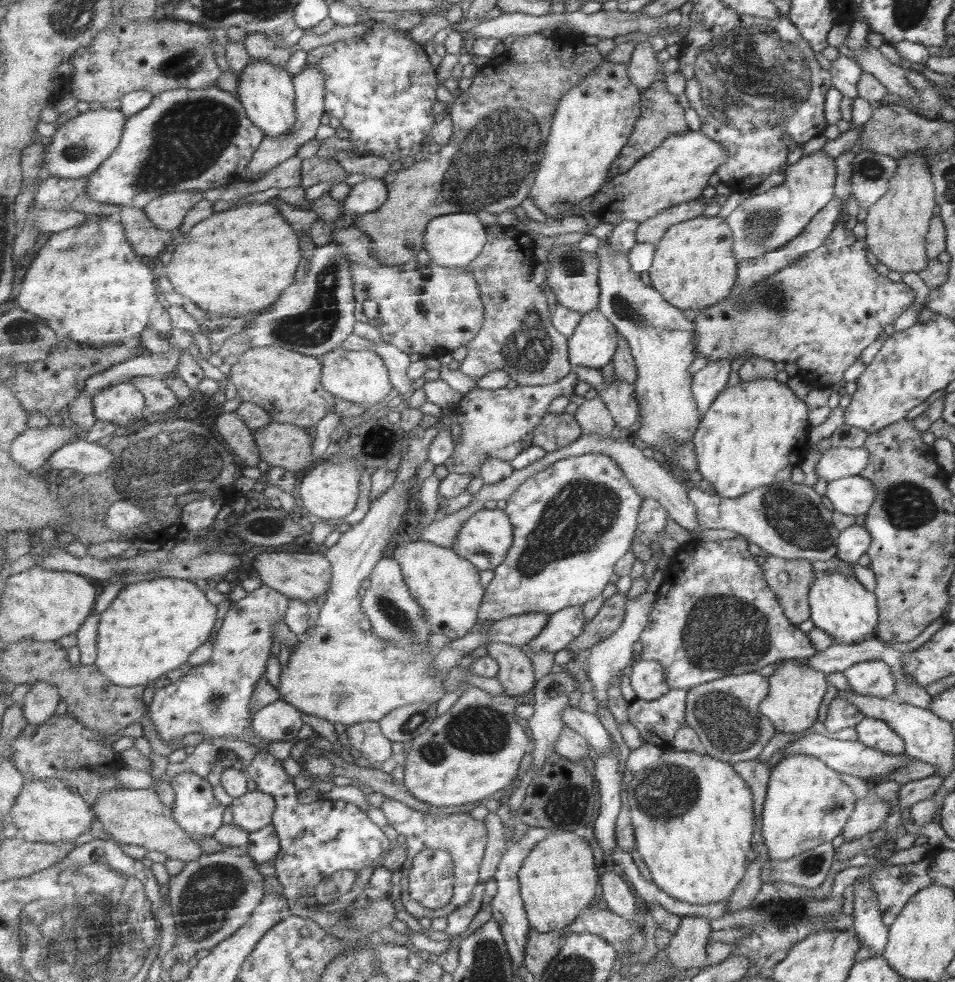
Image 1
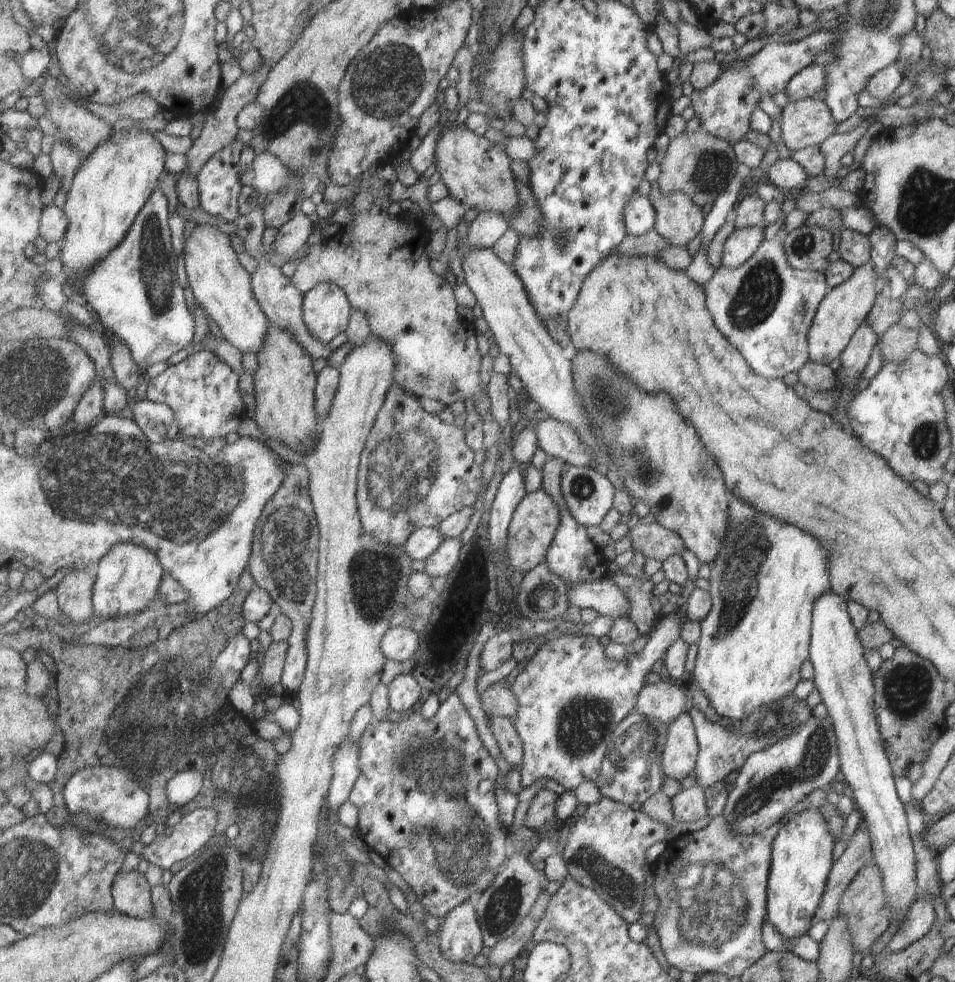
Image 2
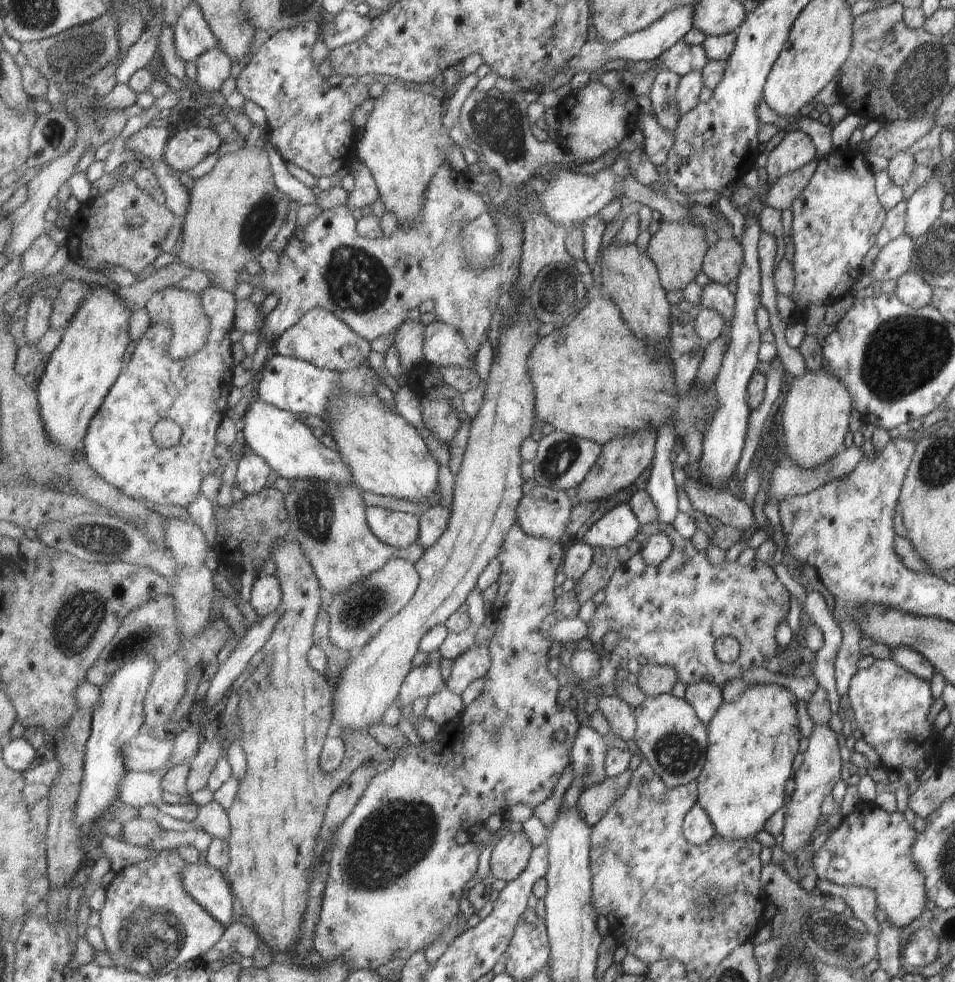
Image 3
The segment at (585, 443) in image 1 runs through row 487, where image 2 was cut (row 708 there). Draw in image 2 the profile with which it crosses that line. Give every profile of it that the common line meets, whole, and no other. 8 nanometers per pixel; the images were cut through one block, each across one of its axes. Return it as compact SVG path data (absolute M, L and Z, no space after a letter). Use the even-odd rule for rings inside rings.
M505 677L482 691L479 701L485 715L515 718L519 710L519 698L513 694ZM659 681L647 683L647 688L639 694L636 710L641 710L649 718L657 718L666 725L673 724L681 714L690 710L688 691L673 681L669 684Z

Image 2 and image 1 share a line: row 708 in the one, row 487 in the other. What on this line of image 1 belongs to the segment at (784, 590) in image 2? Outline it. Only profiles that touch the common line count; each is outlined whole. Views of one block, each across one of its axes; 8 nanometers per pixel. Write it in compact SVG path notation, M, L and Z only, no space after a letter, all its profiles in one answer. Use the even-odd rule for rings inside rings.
M760 378L739 381L736 385L725 387L717 393L716 399L700 418L695 436L696 470L712 484L712 492L720 497L737 498L760 486L789 481L791 469L800 466L807 446L807 433L810 426L807 422L806 404L791 392L785 383L775 379Z

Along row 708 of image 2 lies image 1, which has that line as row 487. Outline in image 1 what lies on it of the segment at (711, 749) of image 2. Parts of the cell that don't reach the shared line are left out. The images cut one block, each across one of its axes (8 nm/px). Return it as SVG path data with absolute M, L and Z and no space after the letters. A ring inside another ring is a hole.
M781 481L760 486L737 498L725 498L703 492L690 484L688 492L695 505L699 526L731 530L747 541L757 544L769 556L803 559L813 562L836 558L836 538L839 531L831 524L832 509L810 486Z

